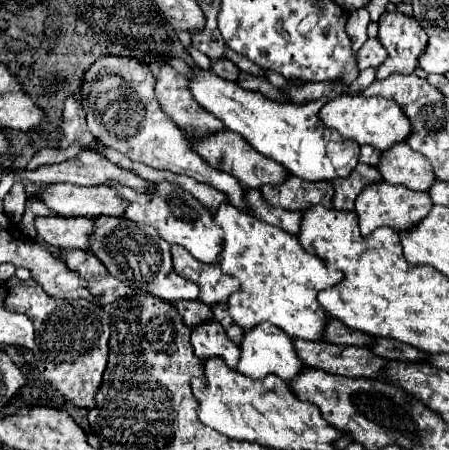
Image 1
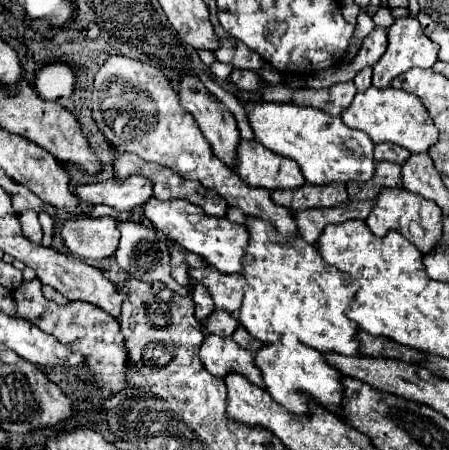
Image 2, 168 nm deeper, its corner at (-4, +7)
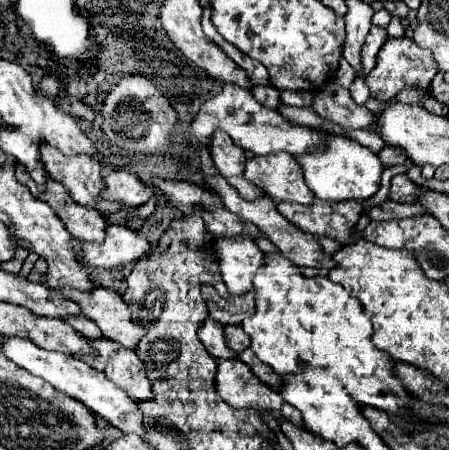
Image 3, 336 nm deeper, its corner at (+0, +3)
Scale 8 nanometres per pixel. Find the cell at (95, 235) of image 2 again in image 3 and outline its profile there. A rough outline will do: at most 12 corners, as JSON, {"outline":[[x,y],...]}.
{"outline":[[109,224],[103,242],[81,242],[87,266],[115,268],[143,258],[149,242]]}

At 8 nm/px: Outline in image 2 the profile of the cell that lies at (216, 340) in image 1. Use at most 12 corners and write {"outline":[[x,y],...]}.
{"outline":[[209,334],[199,356],[219,378],[241,374],[263,388],[255,354]]}

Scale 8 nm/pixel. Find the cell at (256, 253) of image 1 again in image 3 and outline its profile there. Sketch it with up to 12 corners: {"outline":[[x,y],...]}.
{"outline":[[281,254],[241,322],[279,376],[317,360],[403,426],[407,390],[353,290]]}

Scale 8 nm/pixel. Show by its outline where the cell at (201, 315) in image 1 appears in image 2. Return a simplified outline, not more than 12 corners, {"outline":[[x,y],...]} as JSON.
{"outline":[[215,310],[203,328],[209,334],[231,336],[237,314]]}

